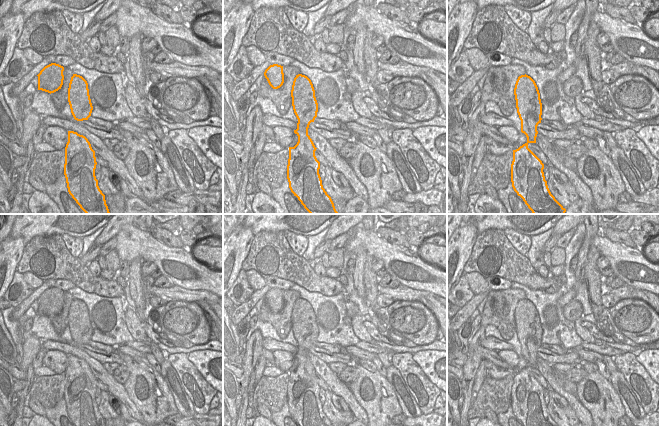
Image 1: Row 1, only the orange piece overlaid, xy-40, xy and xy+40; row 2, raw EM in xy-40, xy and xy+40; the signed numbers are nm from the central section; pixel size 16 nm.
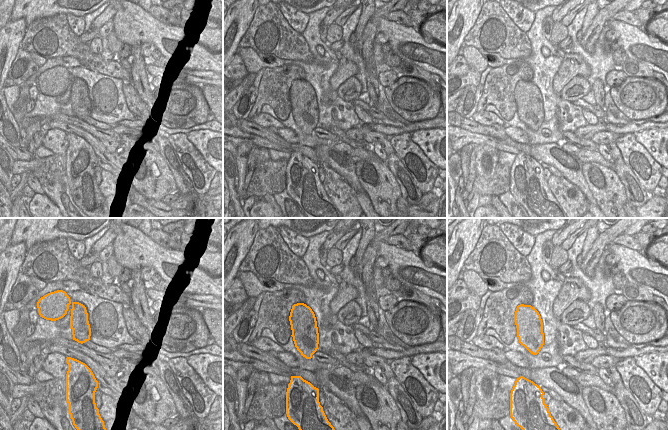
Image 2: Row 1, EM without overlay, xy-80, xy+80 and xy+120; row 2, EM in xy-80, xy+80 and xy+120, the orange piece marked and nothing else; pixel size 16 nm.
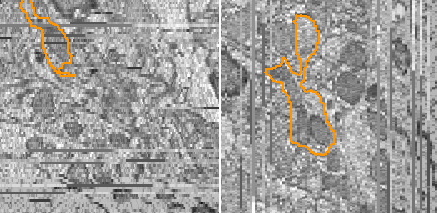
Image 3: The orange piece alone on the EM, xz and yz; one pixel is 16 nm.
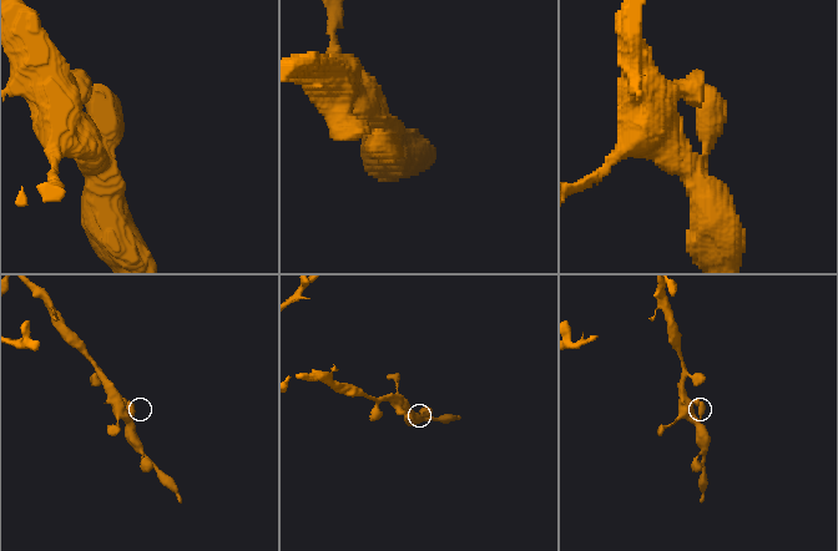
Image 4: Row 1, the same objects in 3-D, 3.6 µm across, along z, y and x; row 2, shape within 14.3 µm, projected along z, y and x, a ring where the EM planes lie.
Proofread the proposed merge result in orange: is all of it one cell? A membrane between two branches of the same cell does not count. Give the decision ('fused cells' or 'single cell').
single cell

